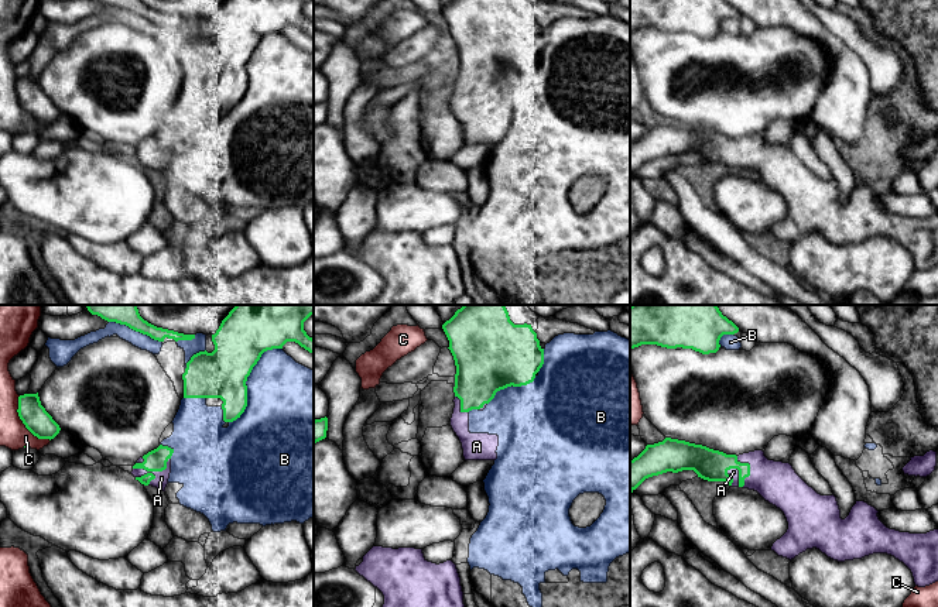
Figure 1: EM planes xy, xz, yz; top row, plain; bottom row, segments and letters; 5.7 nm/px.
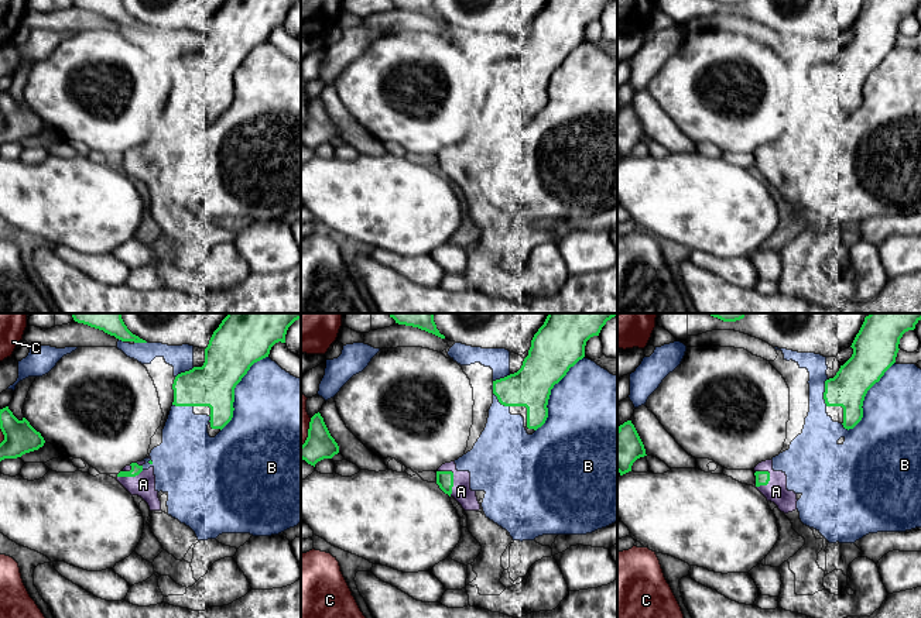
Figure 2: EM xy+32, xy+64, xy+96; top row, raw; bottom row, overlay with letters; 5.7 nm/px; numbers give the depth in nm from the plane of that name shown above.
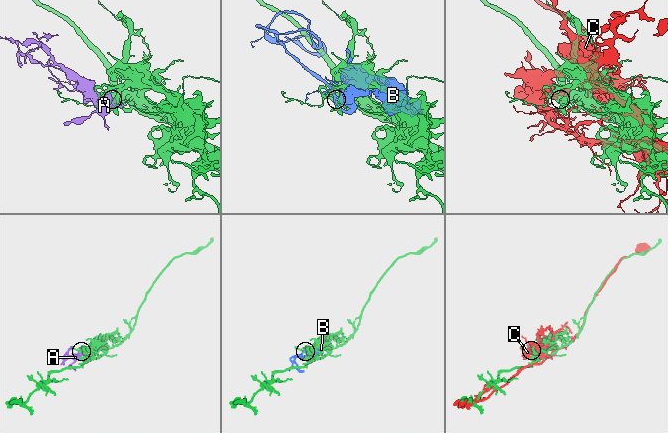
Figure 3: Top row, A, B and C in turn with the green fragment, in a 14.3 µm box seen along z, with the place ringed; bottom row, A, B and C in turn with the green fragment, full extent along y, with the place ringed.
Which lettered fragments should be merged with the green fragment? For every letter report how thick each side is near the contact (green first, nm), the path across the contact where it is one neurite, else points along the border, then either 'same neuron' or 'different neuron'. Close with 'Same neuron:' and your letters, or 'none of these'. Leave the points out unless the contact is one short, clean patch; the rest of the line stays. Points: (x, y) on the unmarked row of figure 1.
A: 130/80 nm | same neuron
B: 280/440 nm | different neuron
C: 150/160 nm | different neuron
Same neuron: A

